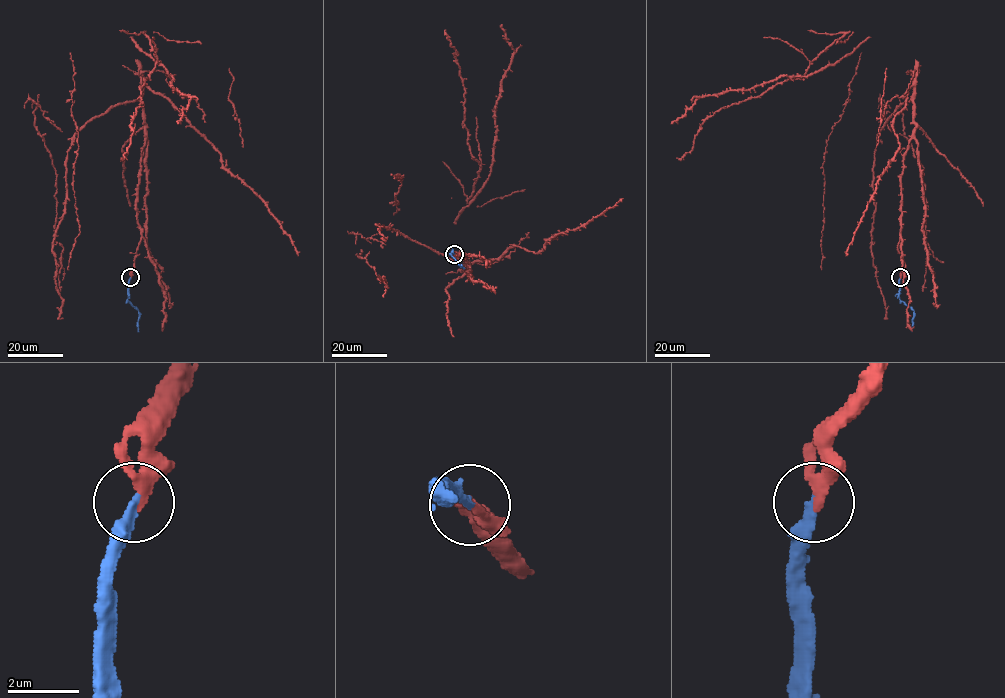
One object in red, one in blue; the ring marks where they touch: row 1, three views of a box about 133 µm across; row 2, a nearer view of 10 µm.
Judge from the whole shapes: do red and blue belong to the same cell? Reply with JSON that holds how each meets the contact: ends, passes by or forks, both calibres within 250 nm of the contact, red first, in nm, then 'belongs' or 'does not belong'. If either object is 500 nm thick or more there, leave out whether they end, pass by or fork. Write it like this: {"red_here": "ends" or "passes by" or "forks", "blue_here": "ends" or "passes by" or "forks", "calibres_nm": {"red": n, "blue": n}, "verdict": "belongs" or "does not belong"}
{"red_here": "passes by", "blue_here": "ends", "calibres_nm": {"red": 240, "blue": 320}, "verdict": "belongs"}

